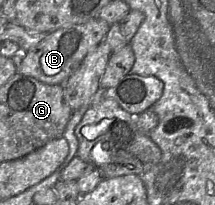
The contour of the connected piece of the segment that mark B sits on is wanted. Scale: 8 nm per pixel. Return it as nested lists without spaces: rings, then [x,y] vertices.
[[[100,17],[87,23],[60,28],[48,34],[35,48],[23,53],[19,73],[49,85],[64,85],[83,59],[105,42],[110,25]]]

